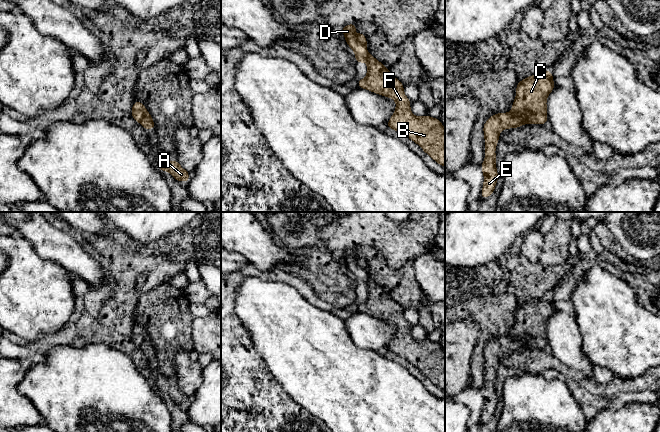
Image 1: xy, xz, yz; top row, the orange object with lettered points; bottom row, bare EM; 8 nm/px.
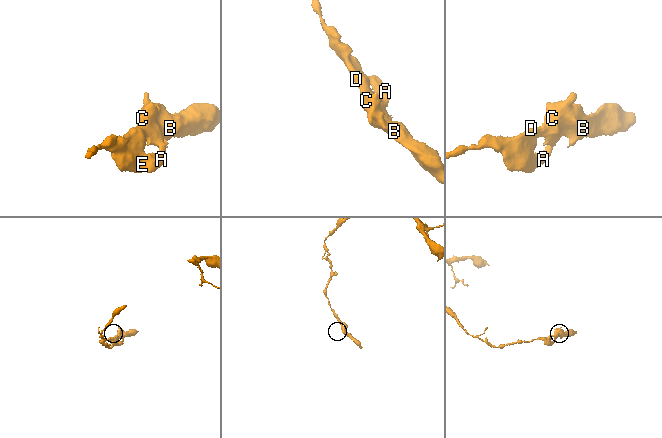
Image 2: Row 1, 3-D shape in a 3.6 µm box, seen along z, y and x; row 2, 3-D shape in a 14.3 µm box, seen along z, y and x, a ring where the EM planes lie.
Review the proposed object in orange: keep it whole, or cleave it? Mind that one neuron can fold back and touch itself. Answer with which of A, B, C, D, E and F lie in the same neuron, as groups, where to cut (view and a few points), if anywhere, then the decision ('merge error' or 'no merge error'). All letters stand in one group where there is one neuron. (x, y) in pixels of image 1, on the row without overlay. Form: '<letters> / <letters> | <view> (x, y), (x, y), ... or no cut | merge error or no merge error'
A B C E F / D | xy (132, 332), (138, 332), (142, 335), (143, 339), (140, 345) | merge error

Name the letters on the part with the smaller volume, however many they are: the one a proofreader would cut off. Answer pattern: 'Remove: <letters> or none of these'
Remove: A, B, C, E, F

